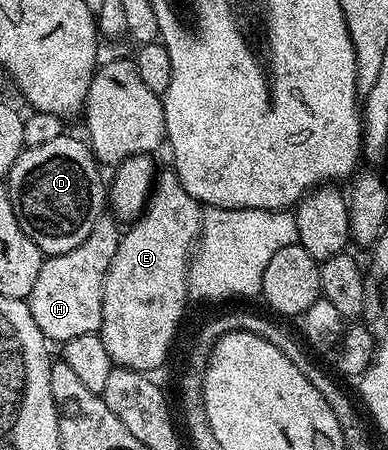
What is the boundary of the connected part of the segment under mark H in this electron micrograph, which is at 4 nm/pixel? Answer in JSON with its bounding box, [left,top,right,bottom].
[27,218,123,345]

